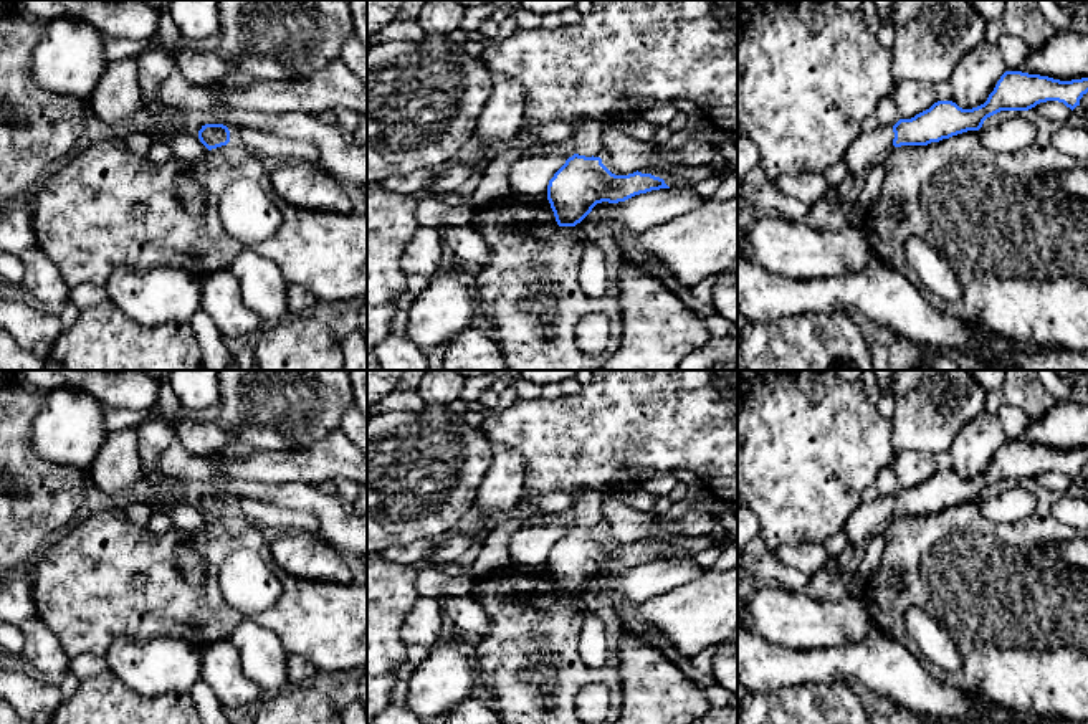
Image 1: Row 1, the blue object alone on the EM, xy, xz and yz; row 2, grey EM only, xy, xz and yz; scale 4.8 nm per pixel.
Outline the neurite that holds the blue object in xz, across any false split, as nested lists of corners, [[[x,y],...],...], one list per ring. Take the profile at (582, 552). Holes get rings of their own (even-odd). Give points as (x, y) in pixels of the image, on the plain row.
[[[570,488],[575,524],[554,544],[547,570],[559,597],[575,597],[597,574],[625,572],[651,560],[670,559],[663,549],[633,542],[615,545],[604,534],[602,498],[605,491]]]

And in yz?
[[[1005,441],[987,471],[977,478],[962,479],[952,471],[938,471],[911,489],[880,496],[870,504],[861,503],[843,526],[847,542],[858,547],[870,534],[881,531],[893,516],[928,516],[967,501],[979,501],[987,488],[1000,481],[1028,481],[1047,471],[1063,473],[1073,481],[1086,463],[1088,448],[1060,451]]]

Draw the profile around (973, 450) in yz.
[[[984,413],[962,425],[951,443],[951,471],[962,479],[984,474],[1005,443],[1004,426],[997,415]]]

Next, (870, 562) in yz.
[[[878,532],[868,541],[865,555],[857,569],[865,580],[870,579],[871,574],[880,567],[883,552],[885,552],[885,536],[883,532]]]

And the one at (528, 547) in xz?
[[[556,521],[527,524],[519,529],[508,541],[511,565],[518,569],[547,567],[549,550],[567,529],[567,526]]]

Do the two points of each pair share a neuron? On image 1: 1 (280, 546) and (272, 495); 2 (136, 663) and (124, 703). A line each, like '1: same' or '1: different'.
1: different
2: different

